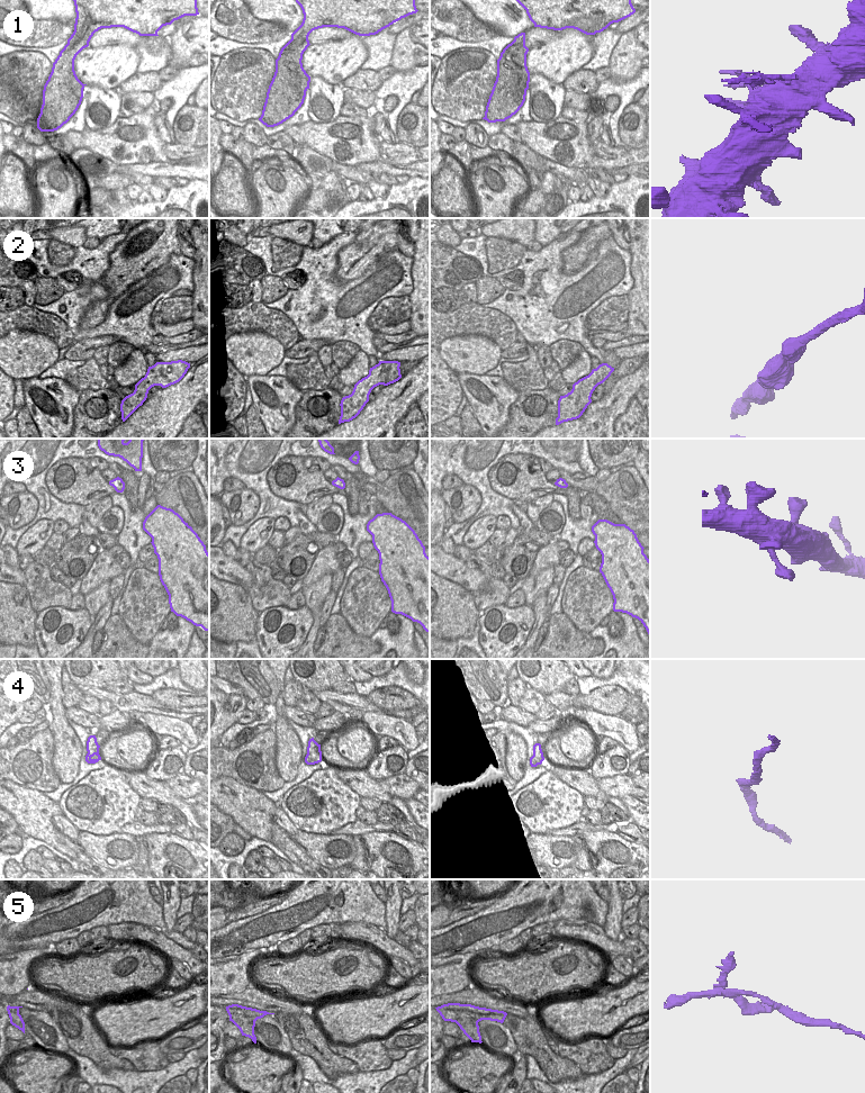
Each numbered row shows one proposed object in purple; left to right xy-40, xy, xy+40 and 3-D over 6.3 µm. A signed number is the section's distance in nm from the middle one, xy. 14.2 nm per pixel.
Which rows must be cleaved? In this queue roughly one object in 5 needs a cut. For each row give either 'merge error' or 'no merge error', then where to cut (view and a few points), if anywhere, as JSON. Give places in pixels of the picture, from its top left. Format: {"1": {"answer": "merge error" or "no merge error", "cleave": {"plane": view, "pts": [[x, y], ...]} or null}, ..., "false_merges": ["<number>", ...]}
{"1": {"answer": "no merge error", "cleave": null}, "2": {"answer": "no merge error", "cleave": null}, "3": {"answer": "no merge error", "cleave": null}, "4": {"answer": "no merge error", "cleave": null}, "5": {"answer": "merge error", "cleave": {"plane": "xy+40", "pts": [[454, 1020], [459, 1018], [474, 1018], [478, 1021]]}}, "false_merges": ["5"]}

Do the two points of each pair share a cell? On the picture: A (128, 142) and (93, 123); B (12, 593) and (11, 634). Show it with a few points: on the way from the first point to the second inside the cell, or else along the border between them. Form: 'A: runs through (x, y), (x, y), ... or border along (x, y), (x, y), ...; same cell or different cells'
A: border along (118, 116), (109, 126), (98, 129), (86, 127); different cells
B: runs through (11, 603), (11, 624); same cell

